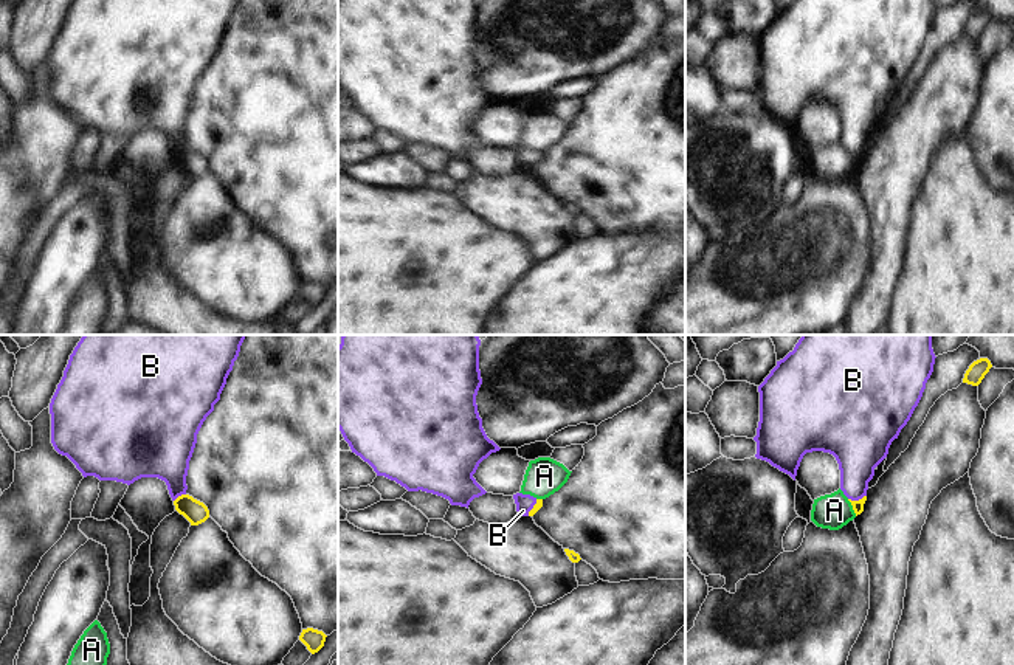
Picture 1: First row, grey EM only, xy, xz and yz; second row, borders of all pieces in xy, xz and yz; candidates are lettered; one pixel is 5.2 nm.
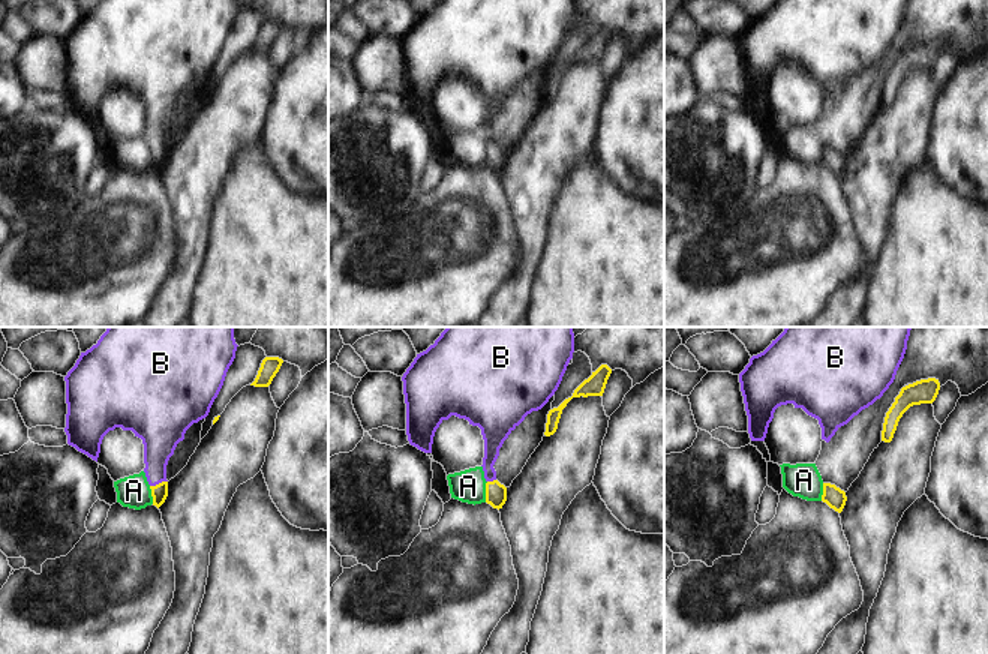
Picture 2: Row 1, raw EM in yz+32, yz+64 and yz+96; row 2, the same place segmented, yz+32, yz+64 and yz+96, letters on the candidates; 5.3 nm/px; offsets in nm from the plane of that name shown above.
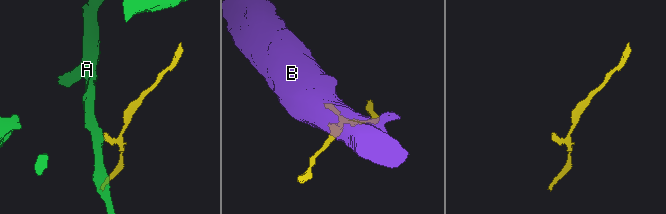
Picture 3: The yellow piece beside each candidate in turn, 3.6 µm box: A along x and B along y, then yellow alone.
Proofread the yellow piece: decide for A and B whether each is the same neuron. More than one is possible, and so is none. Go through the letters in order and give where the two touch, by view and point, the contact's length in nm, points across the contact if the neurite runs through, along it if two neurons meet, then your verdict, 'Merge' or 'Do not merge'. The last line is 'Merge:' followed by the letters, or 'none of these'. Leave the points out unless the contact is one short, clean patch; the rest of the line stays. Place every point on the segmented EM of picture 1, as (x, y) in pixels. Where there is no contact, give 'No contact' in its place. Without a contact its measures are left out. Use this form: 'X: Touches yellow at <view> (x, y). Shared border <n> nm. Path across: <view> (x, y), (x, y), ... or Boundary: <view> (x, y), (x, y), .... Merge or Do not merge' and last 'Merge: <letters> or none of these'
A: Touches yellow at yz (853, 507). Shared border 100 nm. Boundary: yz (847, 499), (856, 515). Do not merge
B: Touches yellow at yz (856, 501). Shared border 100 nm. Path across: yz (858, 506), (856, 501), (858, 453). Merge
Merge: B

